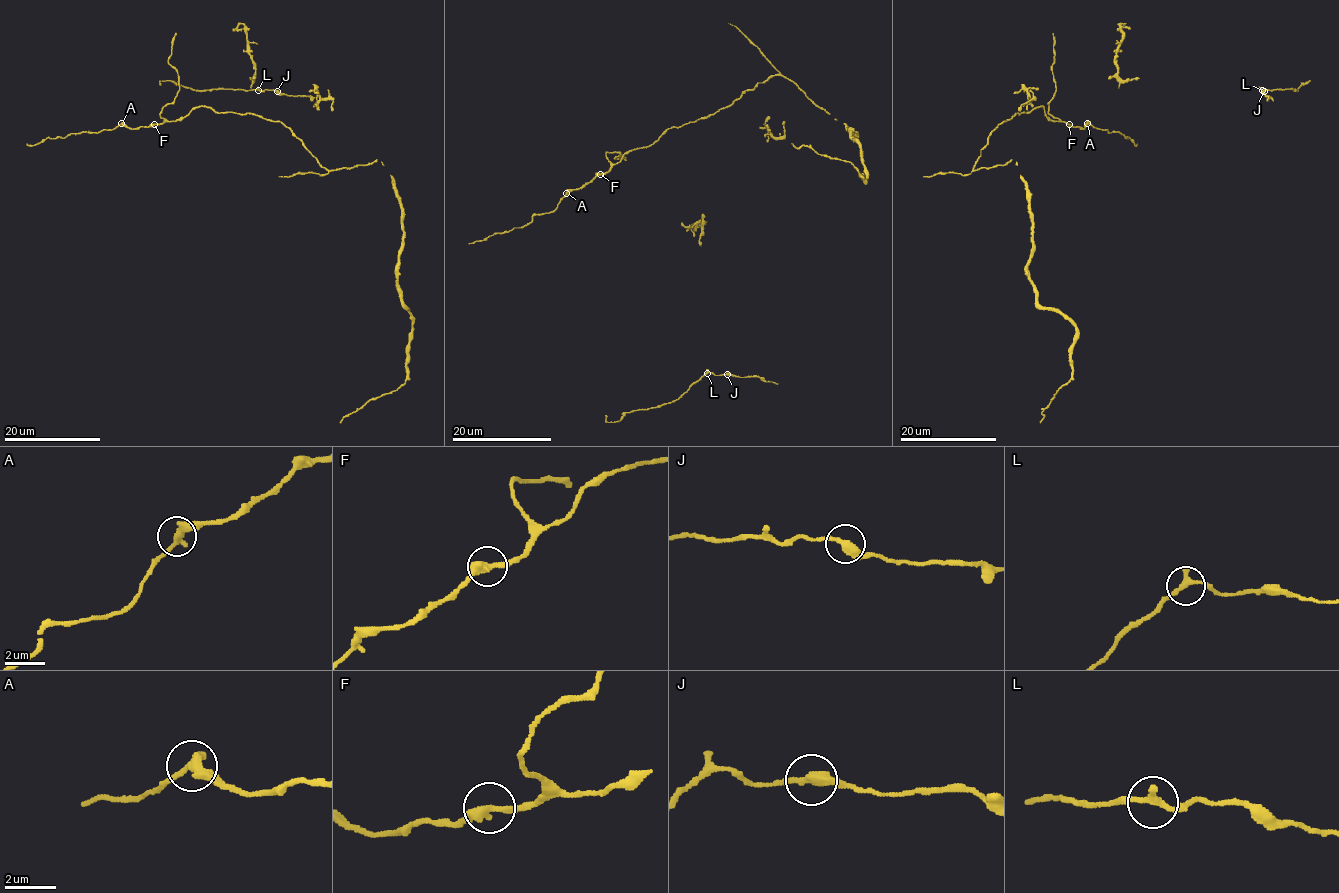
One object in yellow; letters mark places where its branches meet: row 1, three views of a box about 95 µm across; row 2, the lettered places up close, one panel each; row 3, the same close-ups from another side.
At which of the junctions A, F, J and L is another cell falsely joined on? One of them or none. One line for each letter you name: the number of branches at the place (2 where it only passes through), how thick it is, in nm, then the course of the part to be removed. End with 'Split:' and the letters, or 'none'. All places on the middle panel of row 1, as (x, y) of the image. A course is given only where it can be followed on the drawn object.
Split: none

